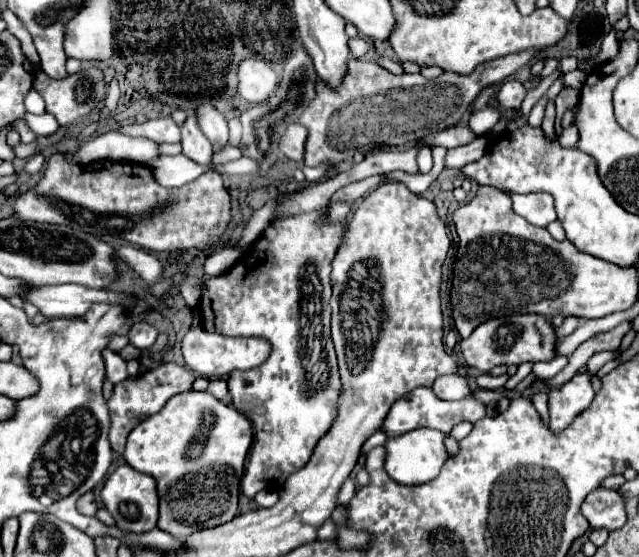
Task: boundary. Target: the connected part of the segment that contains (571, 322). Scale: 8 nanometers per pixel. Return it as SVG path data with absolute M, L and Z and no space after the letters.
M567 317L565 321L563 321L563 325L557 329L557 339L561 341L563 337L567 337L567 335L571 335L577 327L581 327L585 324L587 320L579 317Z

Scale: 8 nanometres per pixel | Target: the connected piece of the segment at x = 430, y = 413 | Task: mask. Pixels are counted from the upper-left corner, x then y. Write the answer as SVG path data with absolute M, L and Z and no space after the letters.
M419 387L419 389L413 389L411 393L407 393L405 397L397 399L393 403L385 421L381 423L381 431L385 431L387 437L399 437L399 435L403 435L407 431L413 431L417 427L431 427L431 429L439 429L439 431L447 433L459 421L467 419L467 421L475 423L483 417L485 417L485 405L475 401L473 397L465 397L463 401L441 401L437 395L433 395L431 389Z

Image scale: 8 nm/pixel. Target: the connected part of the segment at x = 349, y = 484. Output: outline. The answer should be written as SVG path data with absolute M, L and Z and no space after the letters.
M345 481L338 494L337 505L347 505L355 493L356 485L354 481Z

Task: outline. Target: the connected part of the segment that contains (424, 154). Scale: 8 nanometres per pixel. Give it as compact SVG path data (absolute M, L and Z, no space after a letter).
M419 147L417 151L417 165L421 173L429 173L433 167L433 159L431 159L431 149L429 147Z

